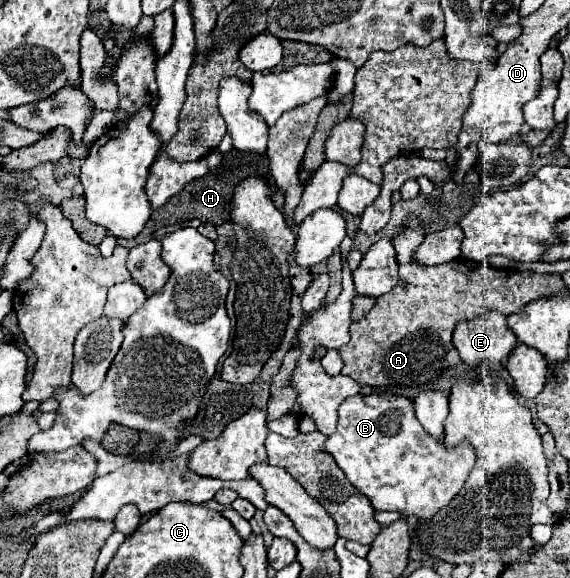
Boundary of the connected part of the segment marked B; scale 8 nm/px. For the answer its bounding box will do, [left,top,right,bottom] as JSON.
[325,392,475,530]

